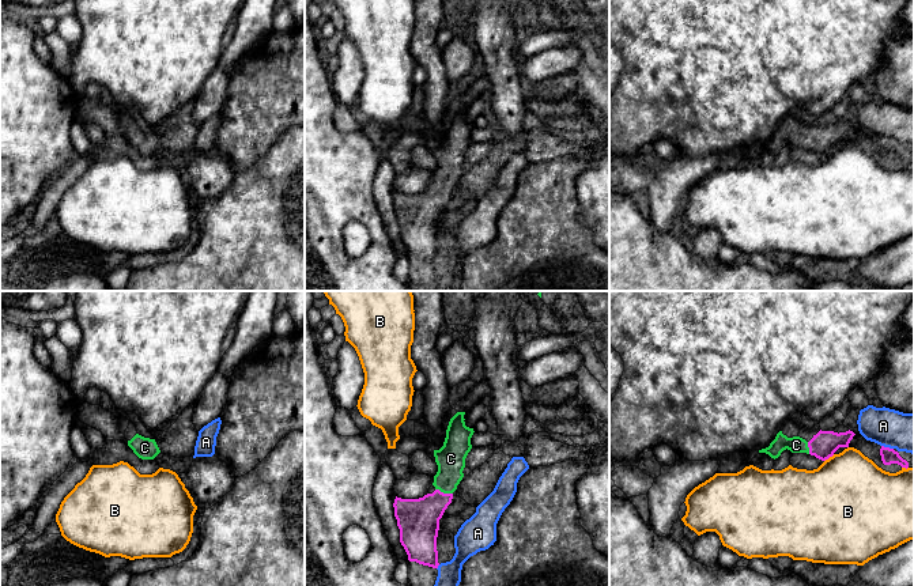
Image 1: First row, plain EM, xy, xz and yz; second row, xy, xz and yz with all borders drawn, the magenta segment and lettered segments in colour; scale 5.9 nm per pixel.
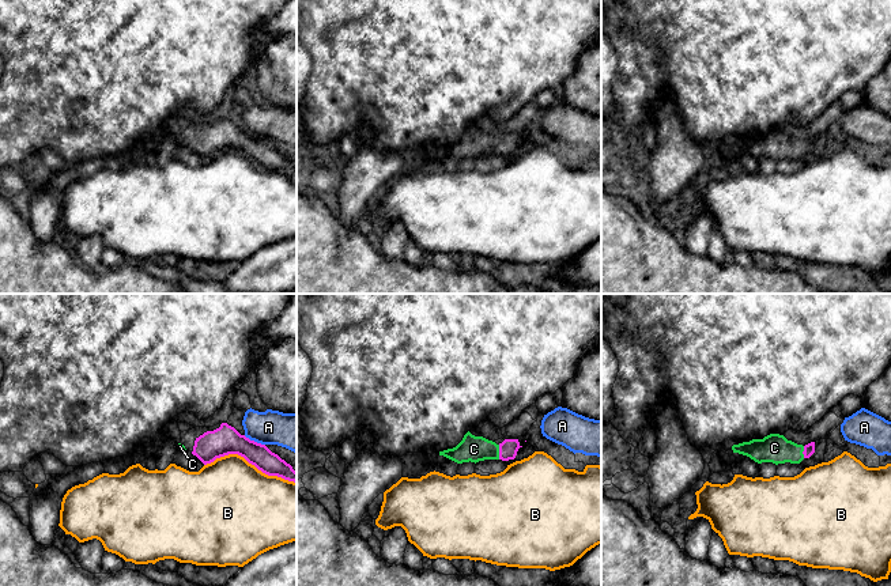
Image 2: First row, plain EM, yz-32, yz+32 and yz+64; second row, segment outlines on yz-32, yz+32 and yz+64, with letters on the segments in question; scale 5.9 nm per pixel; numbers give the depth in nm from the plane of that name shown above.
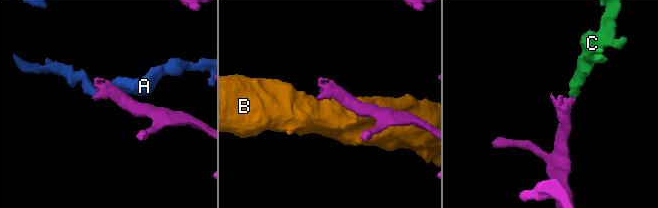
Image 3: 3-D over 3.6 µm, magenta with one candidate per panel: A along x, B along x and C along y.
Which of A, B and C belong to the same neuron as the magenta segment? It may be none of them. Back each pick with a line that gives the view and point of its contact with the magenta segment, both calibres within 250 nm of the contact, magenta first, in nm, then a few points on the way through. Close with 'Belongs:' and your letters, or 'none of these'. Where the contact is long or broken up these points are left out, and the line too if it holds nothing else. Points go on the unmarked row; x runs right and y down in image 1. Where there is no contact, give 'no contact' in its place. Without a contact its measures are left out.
C: meets magenta in xz at (442, 188); 260 nm thick on the magenta side, 180 nm on the other; runs through xz (418, 215), (442, 188), (449, 170), (450, 154)
Belongs: C

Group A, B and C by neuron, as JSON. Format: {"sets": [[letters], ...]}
{"sets": [["A"], ["B"], ["C"]]}

